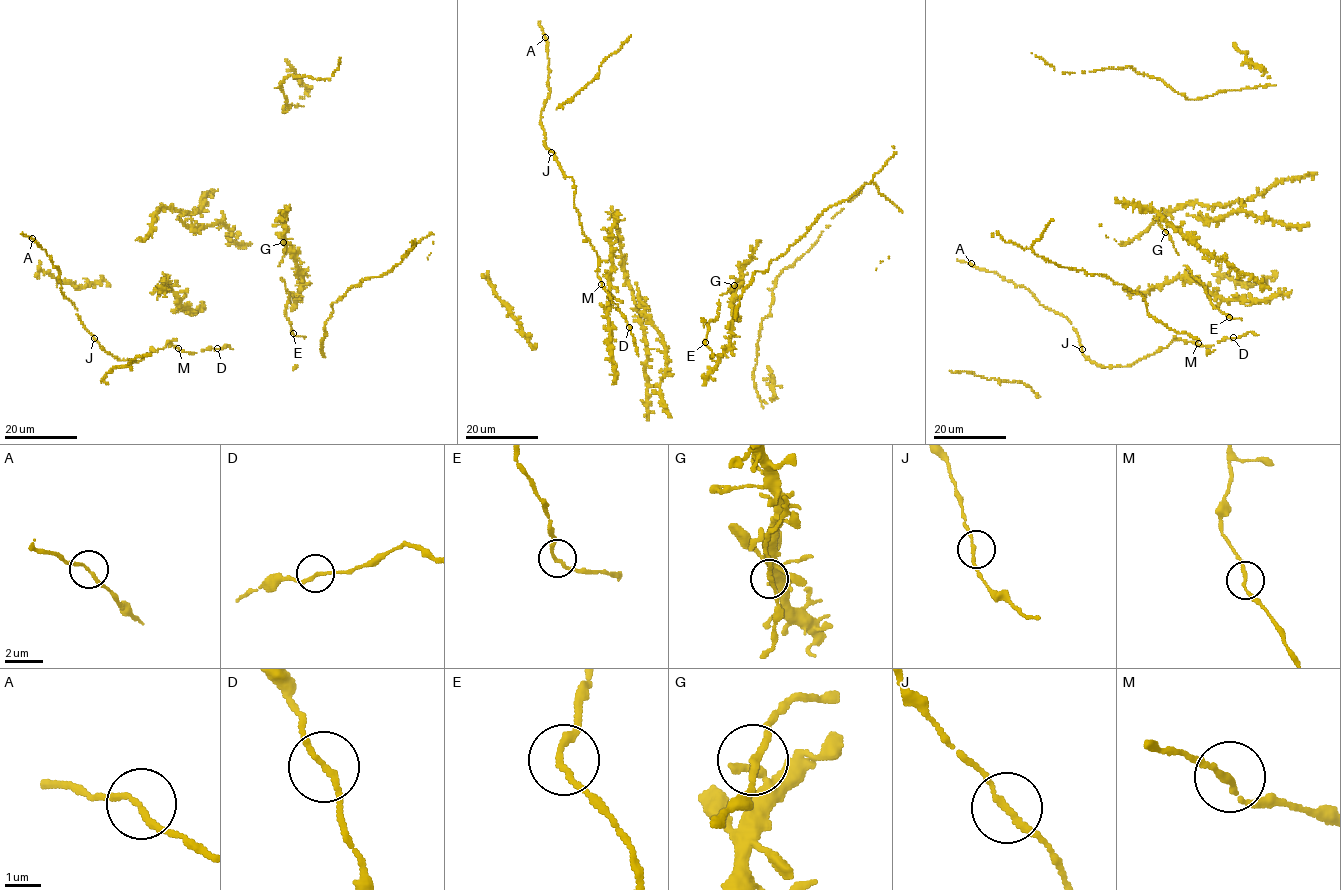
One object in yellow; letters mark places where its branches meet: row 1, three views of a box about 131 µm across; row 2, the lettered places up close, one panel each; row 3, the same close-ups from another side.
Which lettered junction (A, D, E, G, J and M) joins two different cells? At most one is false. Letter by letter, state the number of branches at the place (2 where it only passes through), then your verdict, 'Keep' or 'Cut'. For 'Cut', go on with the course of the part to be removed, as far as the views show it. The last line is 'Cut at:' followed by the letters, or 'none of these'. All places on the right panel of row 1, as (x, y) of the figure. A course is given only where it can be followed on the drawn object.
A: Branches: 2. Keep
D: Branches: 2. Keep
E: Branches: 2. Keep
G: Branches: 2. Keep
J: Branches: 2. Keep
M: Branches: 2. Keep
Cut at: none of these

